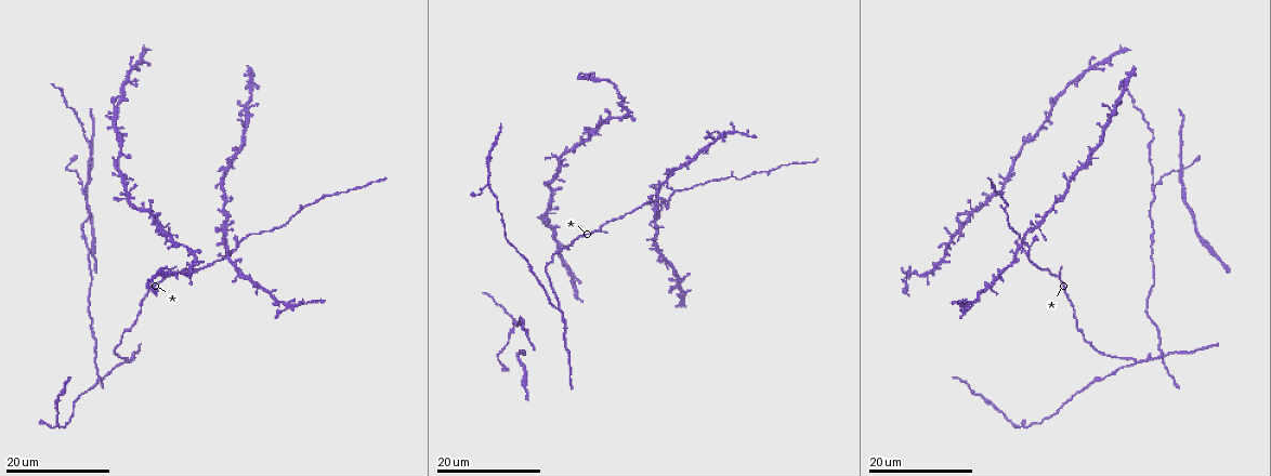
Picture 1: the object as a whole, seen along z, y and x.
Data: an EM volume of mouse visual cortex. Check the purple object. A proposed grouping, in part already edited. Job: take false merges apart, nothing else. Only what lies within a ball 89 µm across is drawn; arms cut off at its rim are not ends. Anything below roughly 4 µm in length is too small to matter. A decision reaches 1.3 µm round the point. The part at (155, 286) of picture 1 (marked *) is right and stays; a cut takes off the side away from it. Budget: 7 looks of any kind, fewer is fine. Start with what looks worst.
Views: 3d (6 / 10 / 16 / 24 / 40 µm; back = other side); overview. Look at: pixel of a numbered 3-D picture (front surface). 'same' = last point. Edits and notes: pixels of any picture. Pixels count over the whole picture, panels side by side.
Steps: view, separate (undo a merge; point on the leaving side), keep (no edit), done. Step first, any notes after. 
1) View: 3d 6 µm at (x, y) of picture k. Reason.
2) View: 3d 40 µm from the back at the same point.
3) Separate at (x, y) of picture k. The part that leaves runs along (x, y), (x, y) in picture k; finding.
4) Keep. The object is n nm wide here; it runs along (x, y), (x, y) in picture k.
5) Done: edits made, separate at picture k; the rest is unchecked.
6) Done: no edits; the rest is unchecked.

View: 3d 16 µm at (127, 362) of picture 1. Three arms meet.

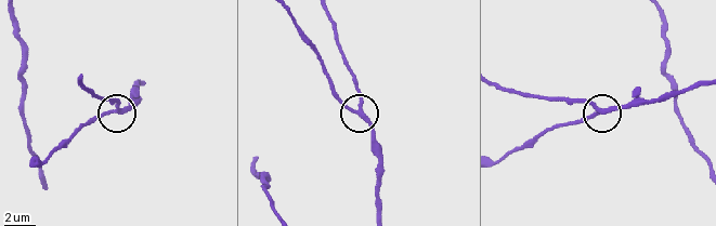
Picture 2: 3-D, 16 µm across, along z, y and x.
View: 3d 6 µm at (354, 111) of picture 2.

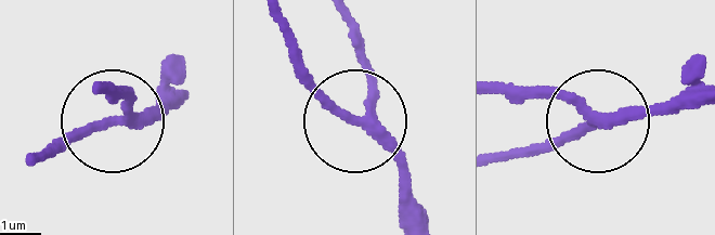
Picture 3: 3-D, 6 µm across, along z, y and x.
Keep. 3 arms meet here; it runs along (504, 85), (566, 99), (589, 122), (528, 154) in picture 3; continuous, no second neuron.

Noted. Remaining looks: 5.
View: 3d 24 µm at (1026, 252) of picture 1. Arms part here.

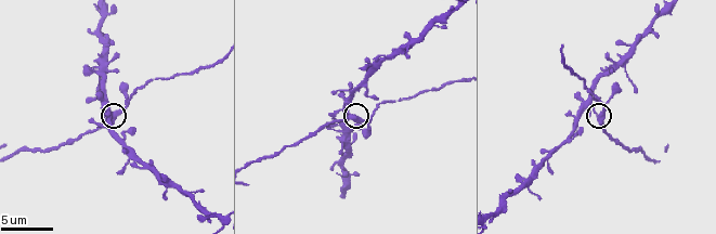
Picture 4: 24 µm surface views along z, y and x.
View: 3d 10 µm at (352, 117) of picture 4.

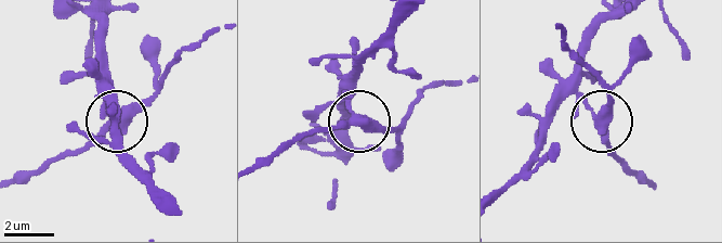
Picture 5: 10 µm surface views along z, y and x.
Keep. It runs along (655, 190), (609, 149), (603, 122), (609, 90) in picture 5; all the same neuron.

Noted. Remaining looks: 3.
View: 3d 24 µm at (333, 195) of picture 1. Three arms meet.

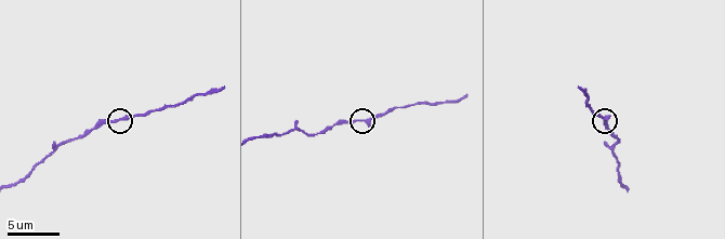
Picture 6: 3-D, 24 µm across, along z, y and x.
View: 3d 10 µm at (117, 121) of picture 6.

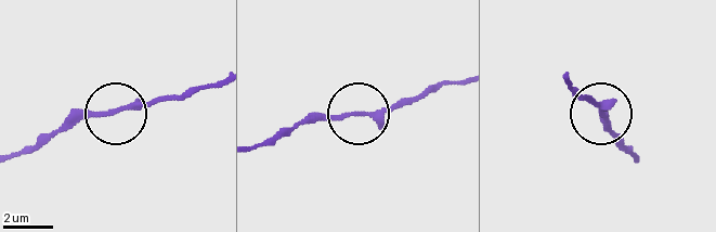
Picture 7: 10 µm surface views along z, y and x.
Keep. It runs along (260, 145), (310, 118), (378, 112), (419, 100) in picture 7; continuous, no second neuron.

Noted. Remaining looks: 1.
View: 3d 6 µm at (129, 155) of picture 4. Side arm on a straight run.

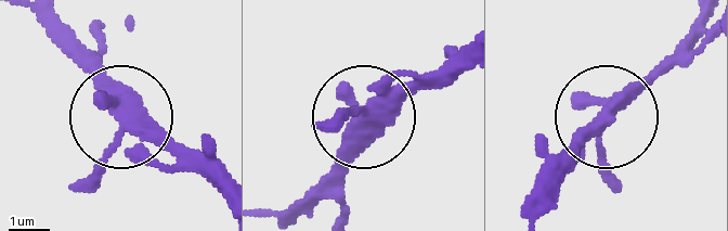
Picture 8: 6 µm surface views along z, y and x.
Keep. The side arm is 22 µm long; 3 arms meet here; continuous, no second neuron.

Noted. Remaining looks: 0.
Done: no edits; the rest is unchecked.

